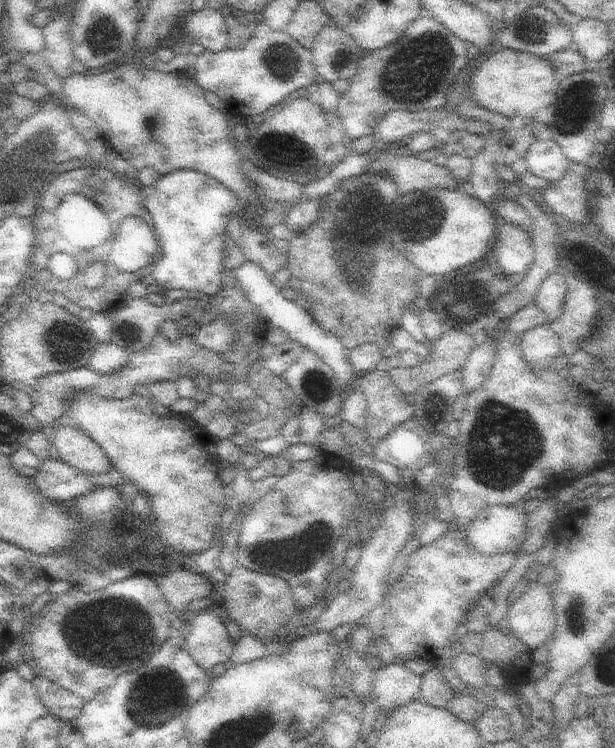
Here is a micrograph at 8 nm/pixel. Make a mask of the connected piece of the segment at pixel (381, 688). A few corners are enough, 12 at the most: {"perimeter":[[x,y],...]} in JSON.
{"perimeter":[[401,664],[375,670],[377,708],[421,700],[421,676]]}

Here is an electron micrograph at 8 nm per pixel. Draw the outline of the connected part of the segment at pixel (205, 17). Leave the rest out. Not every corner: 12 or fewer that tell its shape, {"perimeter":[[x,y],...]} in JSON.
{"perimeter":[[209,8],[189,14],[181,34],[205,52],[227,48],[225,18]]}

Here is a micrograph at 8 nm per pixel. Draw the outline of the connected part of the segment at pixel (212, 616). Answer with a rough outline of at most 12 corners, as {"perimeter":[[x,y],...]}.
{"perimeter":[[219,610],[187,624],[185,648],[205,672],[229,666],[235,642]]}

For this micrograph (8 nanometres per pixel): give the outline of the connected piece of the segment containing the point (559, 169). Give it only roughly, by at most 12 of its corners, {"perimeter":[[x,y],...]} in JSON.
{"perimeter":[[539,136],[517,170],[555,182],[571,160]]}

